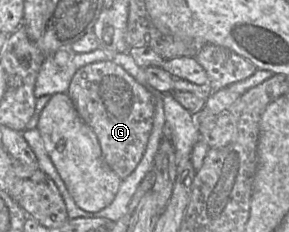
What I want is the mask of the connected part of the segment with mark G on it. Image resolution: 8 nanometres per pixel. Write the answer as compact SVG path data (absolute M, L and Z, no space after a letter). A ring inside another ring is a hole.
M105 60L78 69L66 94L83 122L96 134L106 164L122 180L128 177L141 161L153 128L152 93L123 67Z

